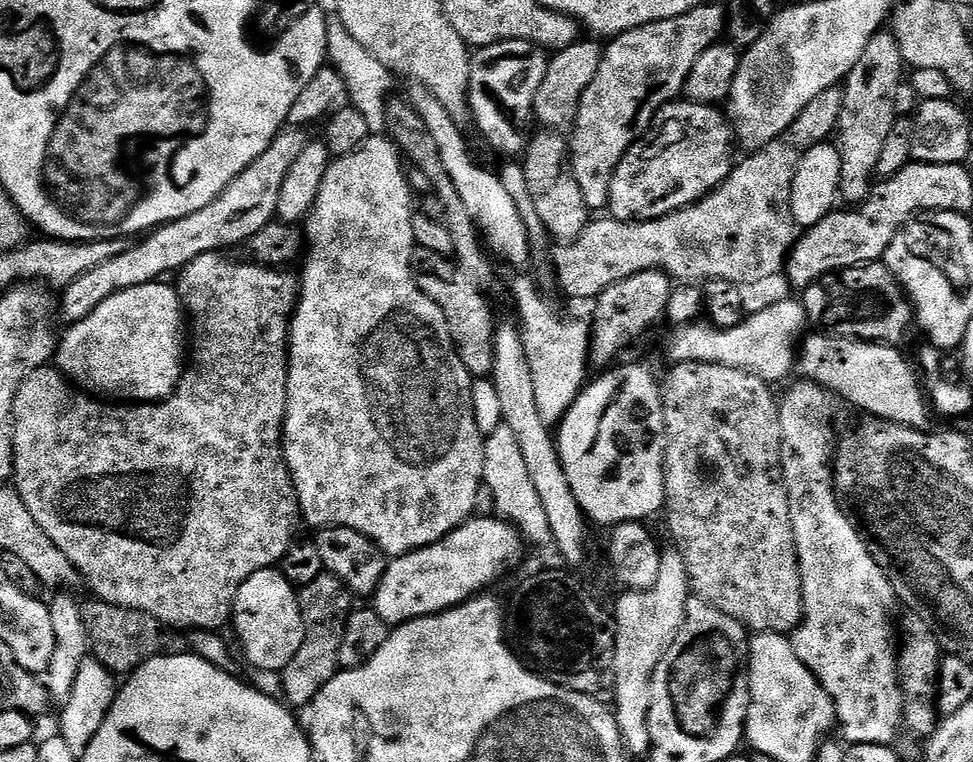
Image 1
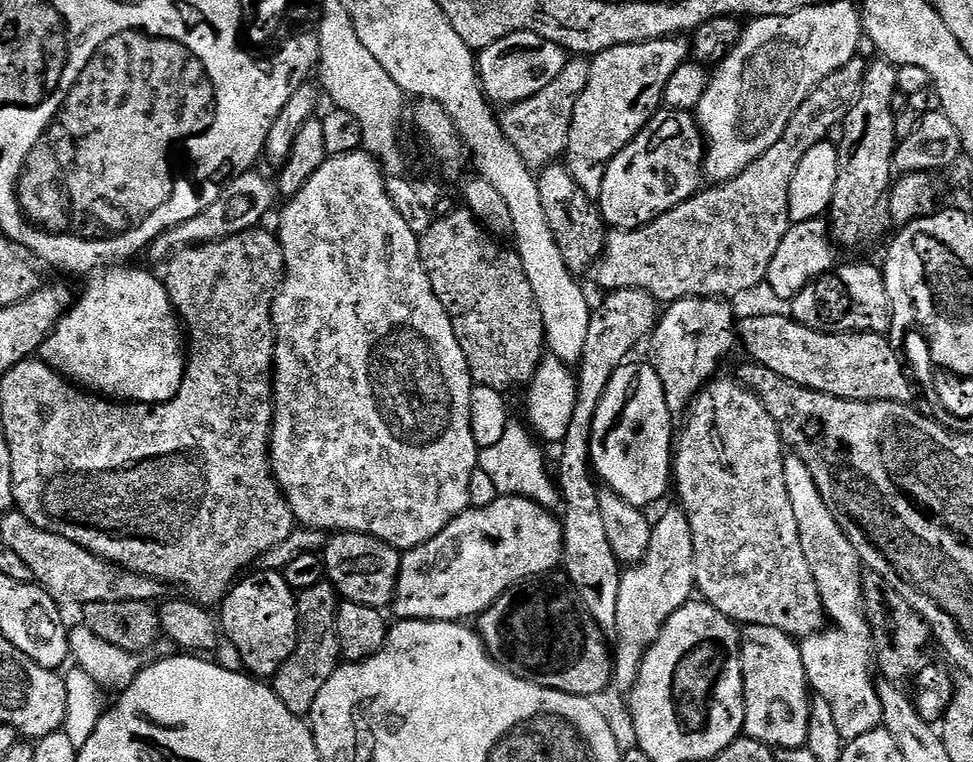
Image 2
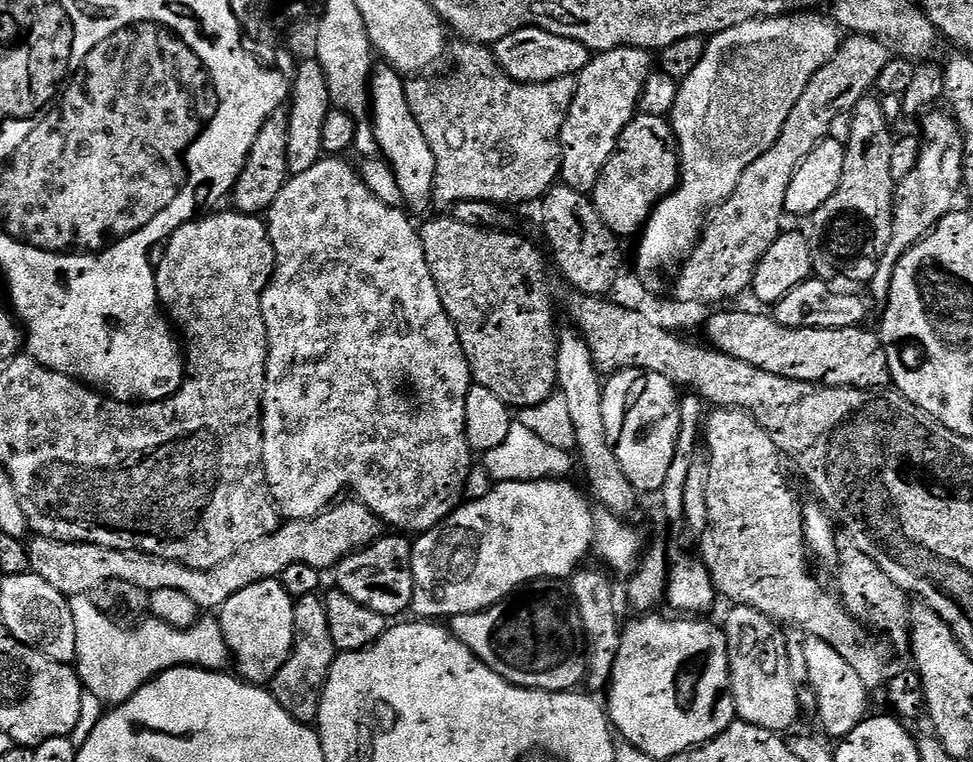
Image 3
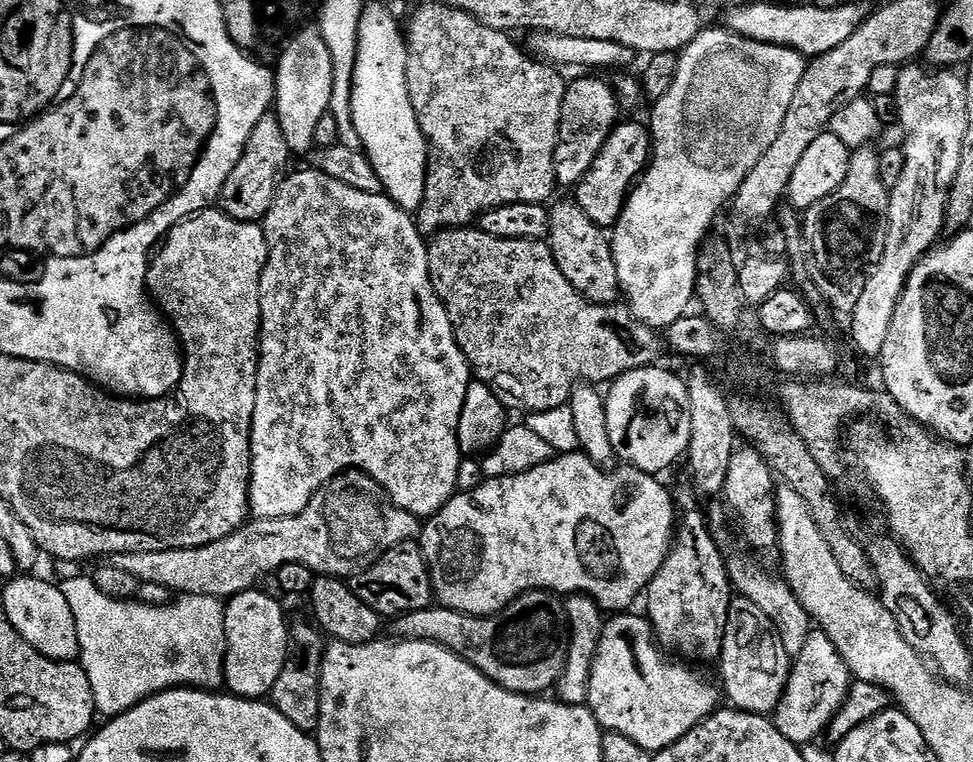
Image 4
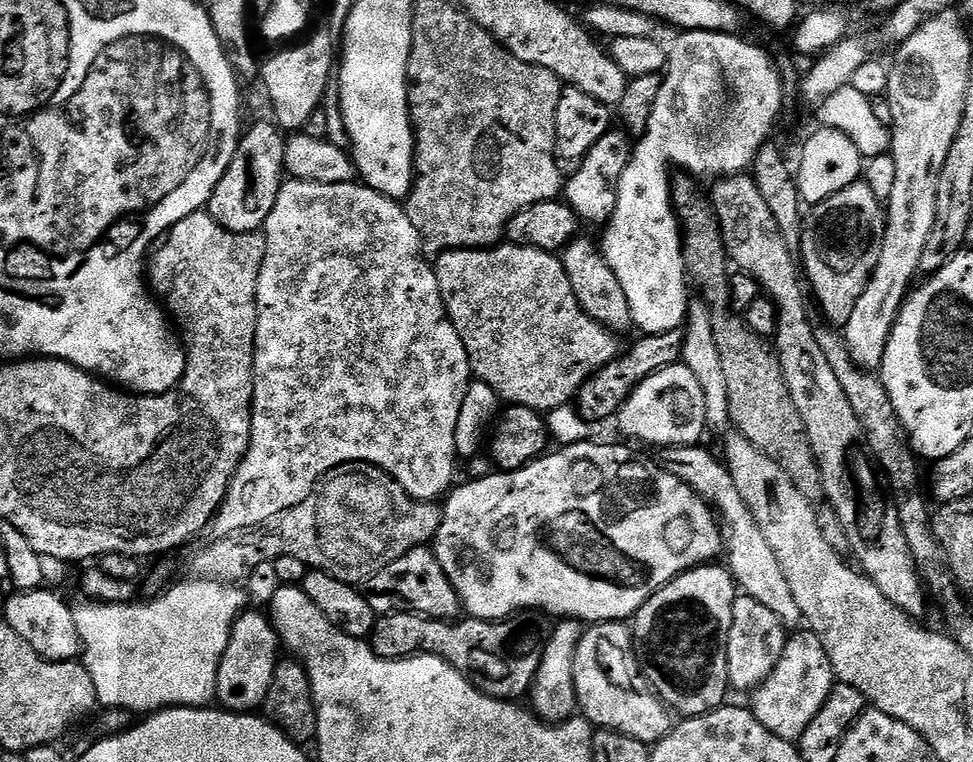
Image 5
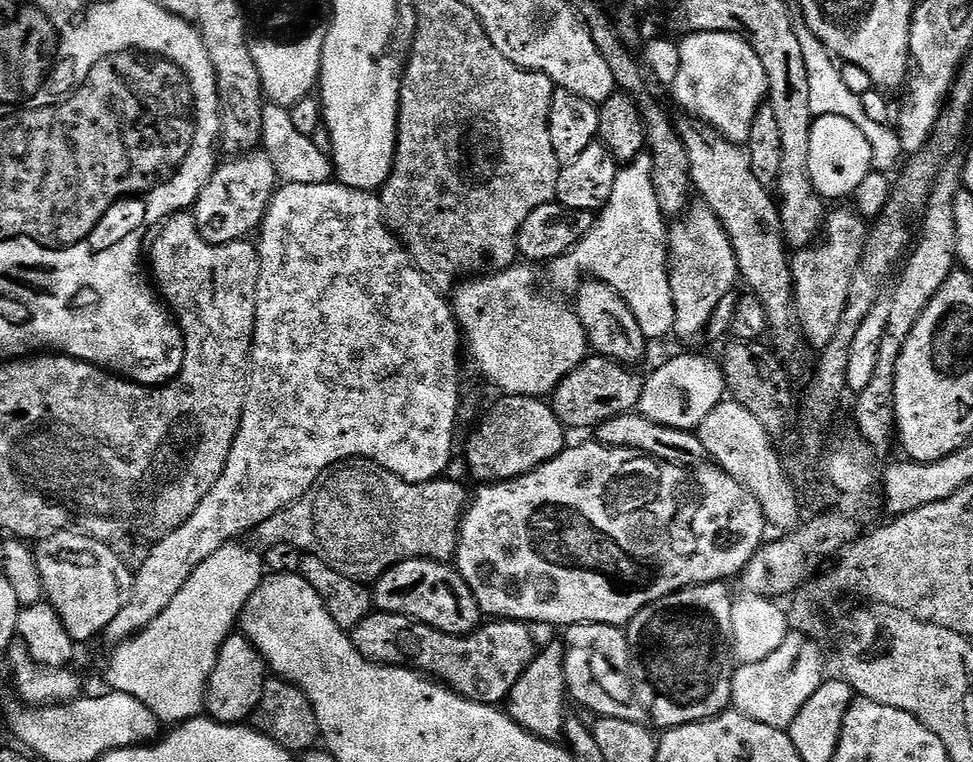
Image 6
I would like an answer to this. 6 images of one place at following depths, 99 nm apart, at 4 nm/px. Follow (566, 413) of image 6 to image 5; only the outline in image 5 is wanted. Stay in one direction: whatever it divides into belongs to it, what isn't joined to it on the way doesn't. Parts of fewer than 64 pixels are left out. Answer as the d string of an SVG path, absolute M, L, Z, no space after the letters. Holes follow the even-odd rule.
M675 328L666 334L654 334L653 336L641 335L640 341L632 349L617 356L614 362L610 362L602 370L598 370L580 387L574 404L580 409L582 418L589 422L595 420L608 420L619 413L620 407L632 396L632 391L650 374L654 374L663 368L669 368L672 364L681 363L684 355L684 333Z

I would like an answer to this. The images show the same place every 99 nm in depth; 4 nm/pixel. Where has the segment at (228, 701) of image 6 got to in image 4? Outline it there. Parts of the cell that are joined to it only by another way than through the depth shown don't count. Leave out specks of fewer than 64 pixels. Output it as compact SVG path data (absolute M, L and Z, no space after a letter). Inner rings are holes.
M260 591L243 592L224 604L228 647L224 655L224 688L241 700L263 701L271 697L288 657L290 620L284 617L284 608L274 597Z

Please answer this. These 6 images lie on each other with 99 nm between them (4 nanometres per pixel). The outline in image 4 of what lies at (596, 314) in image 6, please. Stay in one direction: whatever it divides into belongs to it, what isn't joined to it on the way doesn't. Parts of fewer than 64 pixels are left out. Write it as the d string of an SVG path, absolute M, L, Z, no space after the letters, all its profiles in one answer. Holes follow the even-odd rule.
M575 202L551 205L548 217L550 226L546 243L554 254L554 262L558 270L562 270L566 282L578 290L590 304L615 304L621 299L622 293L618 282L618 266L614 266L614 254L609 233L594 222L582 206Z

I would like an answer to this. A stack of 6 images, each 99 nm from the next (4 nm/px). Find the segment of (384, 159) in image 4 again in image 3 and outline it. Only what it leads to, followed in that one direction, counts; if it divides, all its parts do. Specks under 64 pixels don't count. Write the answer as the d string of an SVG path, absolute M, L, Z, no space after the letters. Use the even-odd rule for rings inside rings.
M391 66L377 67L372 74L370 85L370 117L372 128L376 132L376 140L383 159L388 161L402 189L407 211L413 217L423 217L424 211L432 208L432 191L434 190L434 154L422 134L418 130L418 122L414 122L414 114L410 114L410 106L406 102L406 80L401 73Z

